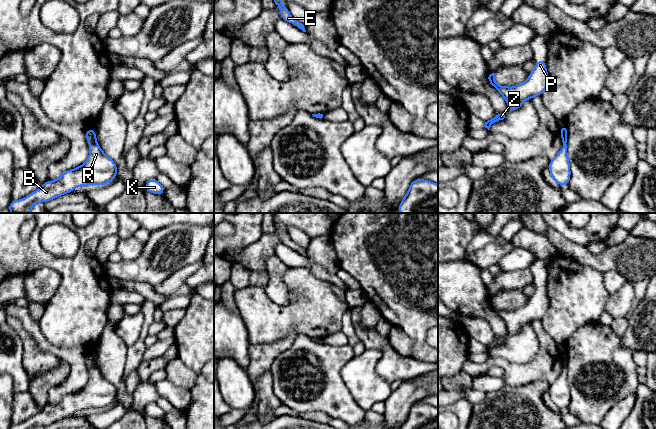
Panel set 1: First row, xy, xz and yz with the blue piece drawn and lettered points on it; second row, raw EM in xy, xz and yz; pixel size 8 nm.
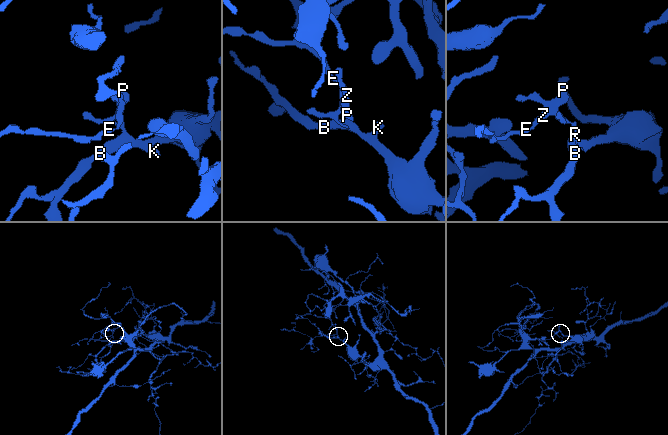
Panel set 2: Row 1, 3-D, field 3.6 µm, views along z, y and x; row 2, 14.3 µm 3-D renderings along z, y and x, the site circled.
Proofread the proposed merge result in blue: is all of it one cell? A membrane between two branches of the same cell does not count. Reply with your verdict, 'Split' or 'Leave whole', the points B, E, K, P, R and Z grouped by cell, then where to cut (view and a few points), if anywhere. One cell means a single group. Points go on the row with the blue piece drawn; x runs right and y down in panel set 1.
Leave whole. Groups: B E K P R Z. No split

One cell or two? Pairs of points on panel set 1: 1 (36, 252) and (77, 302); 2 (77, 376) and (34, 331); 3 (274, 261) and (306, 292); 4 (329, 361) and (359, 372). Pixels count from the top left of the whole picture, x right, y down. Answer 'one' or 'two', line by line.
1: one
2: one
3: two
4: two

